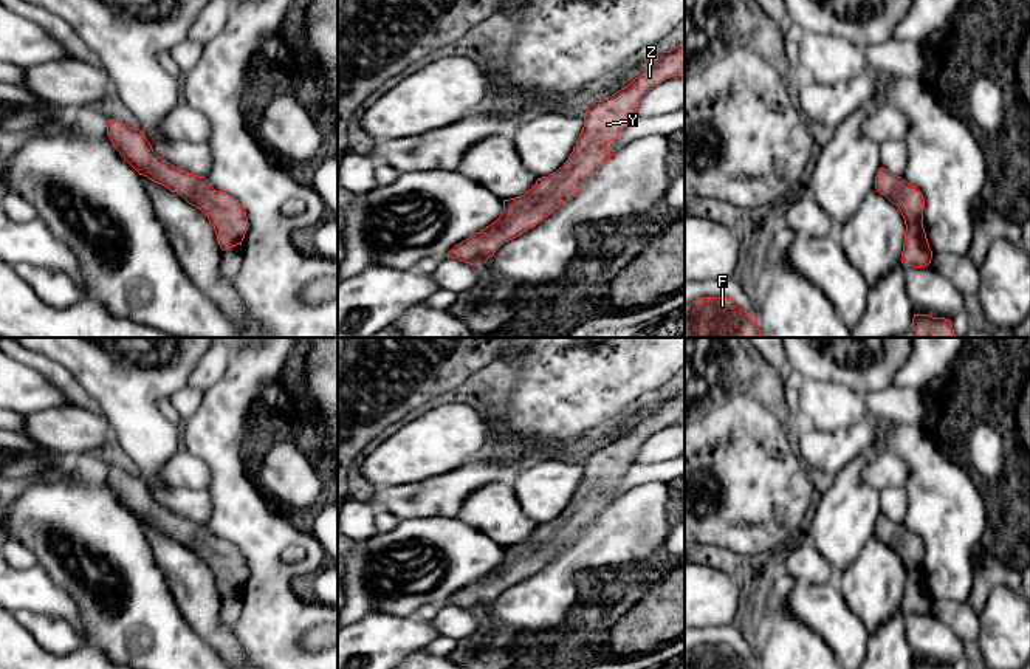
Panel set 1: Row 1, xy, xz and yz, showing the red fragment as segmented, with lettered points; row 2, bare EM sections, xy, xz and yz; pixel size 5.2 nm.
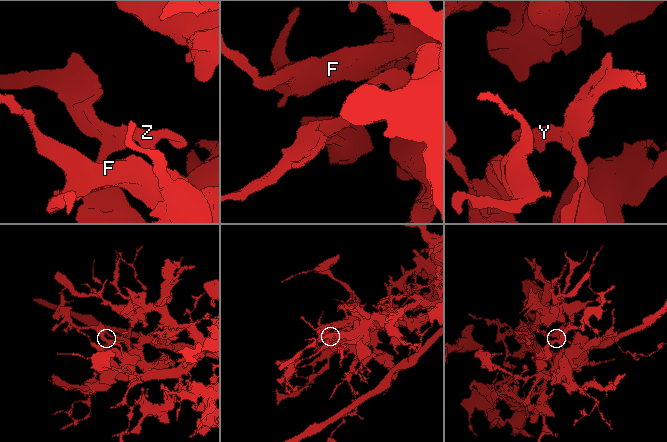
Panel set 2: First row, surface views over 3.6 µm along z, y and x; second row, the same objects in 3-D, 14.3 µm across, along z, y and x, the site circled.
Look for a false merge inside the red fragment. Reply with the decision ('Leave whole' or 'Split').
Split

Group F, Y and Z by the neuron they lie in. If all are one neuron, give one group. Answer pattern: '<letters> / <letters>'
F / Y Z

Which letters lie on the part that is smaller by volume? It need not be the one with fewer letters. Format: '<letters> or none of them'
Y, Z

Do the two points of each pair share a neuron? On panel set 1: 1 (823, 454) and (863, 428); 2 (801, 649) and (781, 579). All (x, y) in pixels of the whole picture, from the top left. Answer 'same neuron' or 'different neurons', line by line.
1: same neuron
2: same neuron

